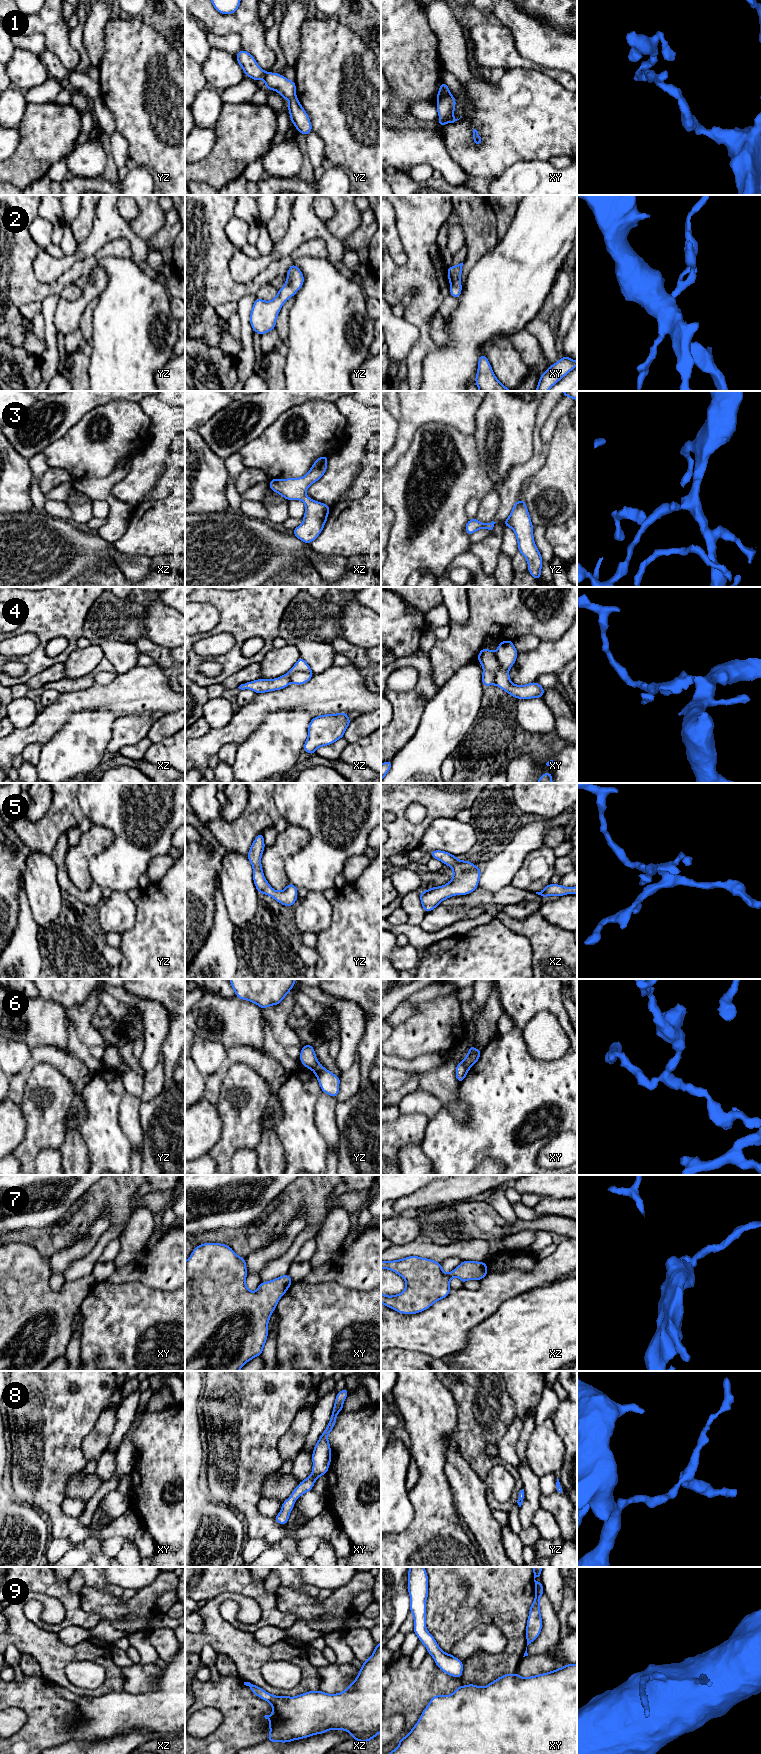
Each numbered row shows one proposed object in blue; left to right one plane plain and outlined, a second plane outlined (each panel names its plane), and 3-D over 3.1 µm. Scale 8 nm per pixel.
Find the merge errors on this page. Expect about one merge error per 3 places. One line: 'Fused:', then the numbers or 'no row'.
Fused: 1, 4, 6

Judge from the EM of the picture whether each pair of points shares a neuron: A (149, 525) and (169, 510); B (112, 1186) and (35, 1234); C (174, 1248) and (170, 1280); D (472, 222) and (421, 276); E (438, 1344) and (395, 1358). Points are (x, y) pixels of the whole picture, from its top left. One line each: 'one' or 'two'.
A: one
B: one
C: one
D: two
E: two

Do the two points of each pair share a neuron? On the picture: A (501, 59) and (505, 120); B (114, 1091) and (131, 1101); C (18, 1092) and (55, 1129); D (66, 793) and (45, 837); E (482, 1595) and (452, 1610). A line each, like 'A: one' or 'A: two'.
A: two
B: two
C: two
D: one
E: one

